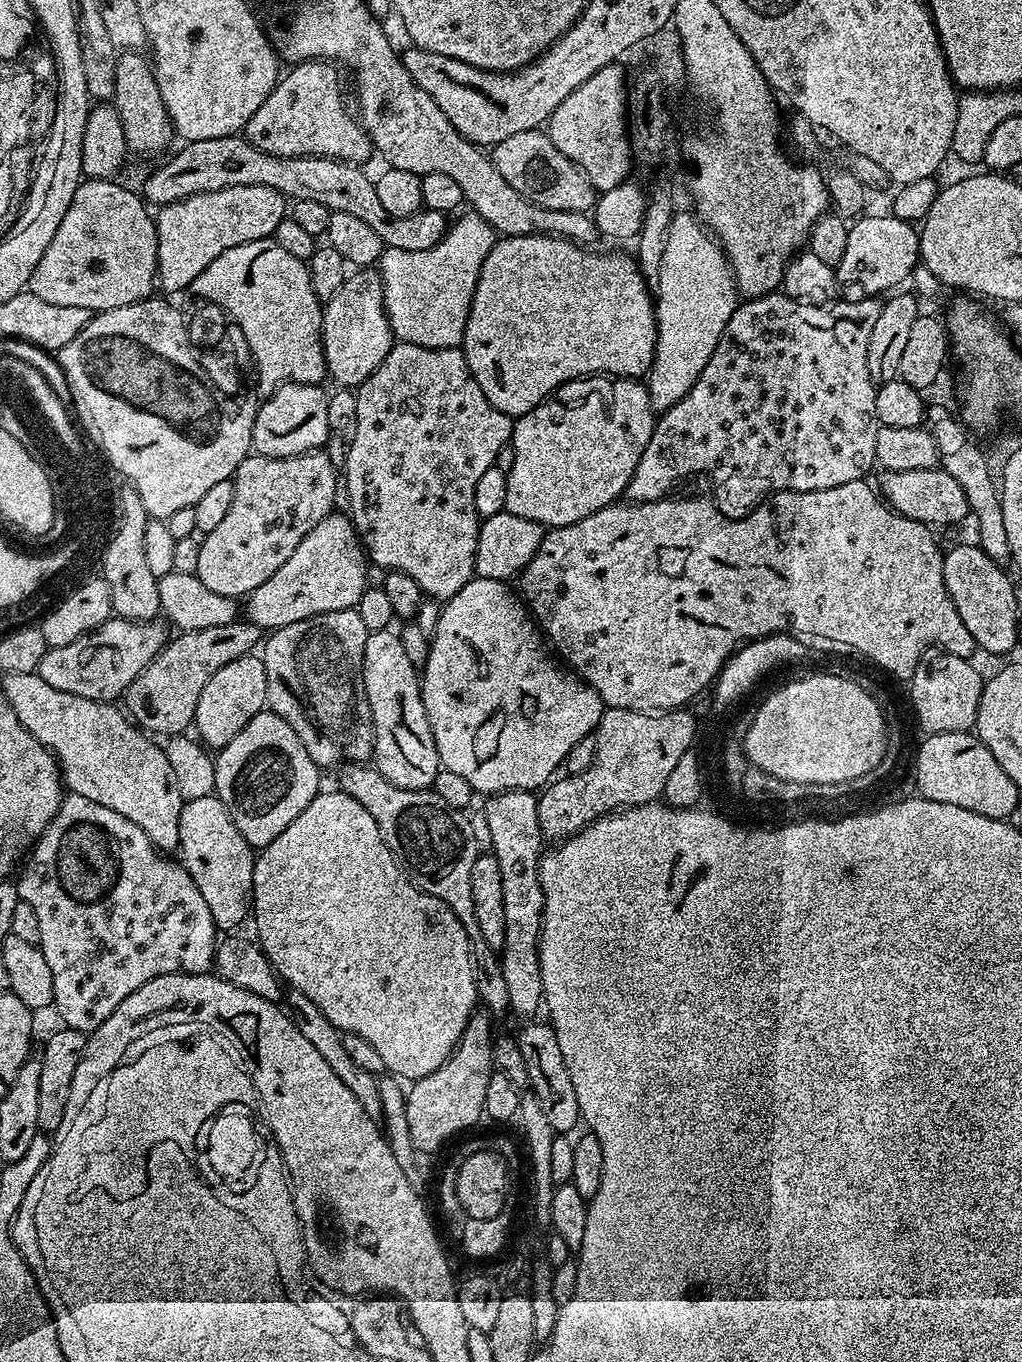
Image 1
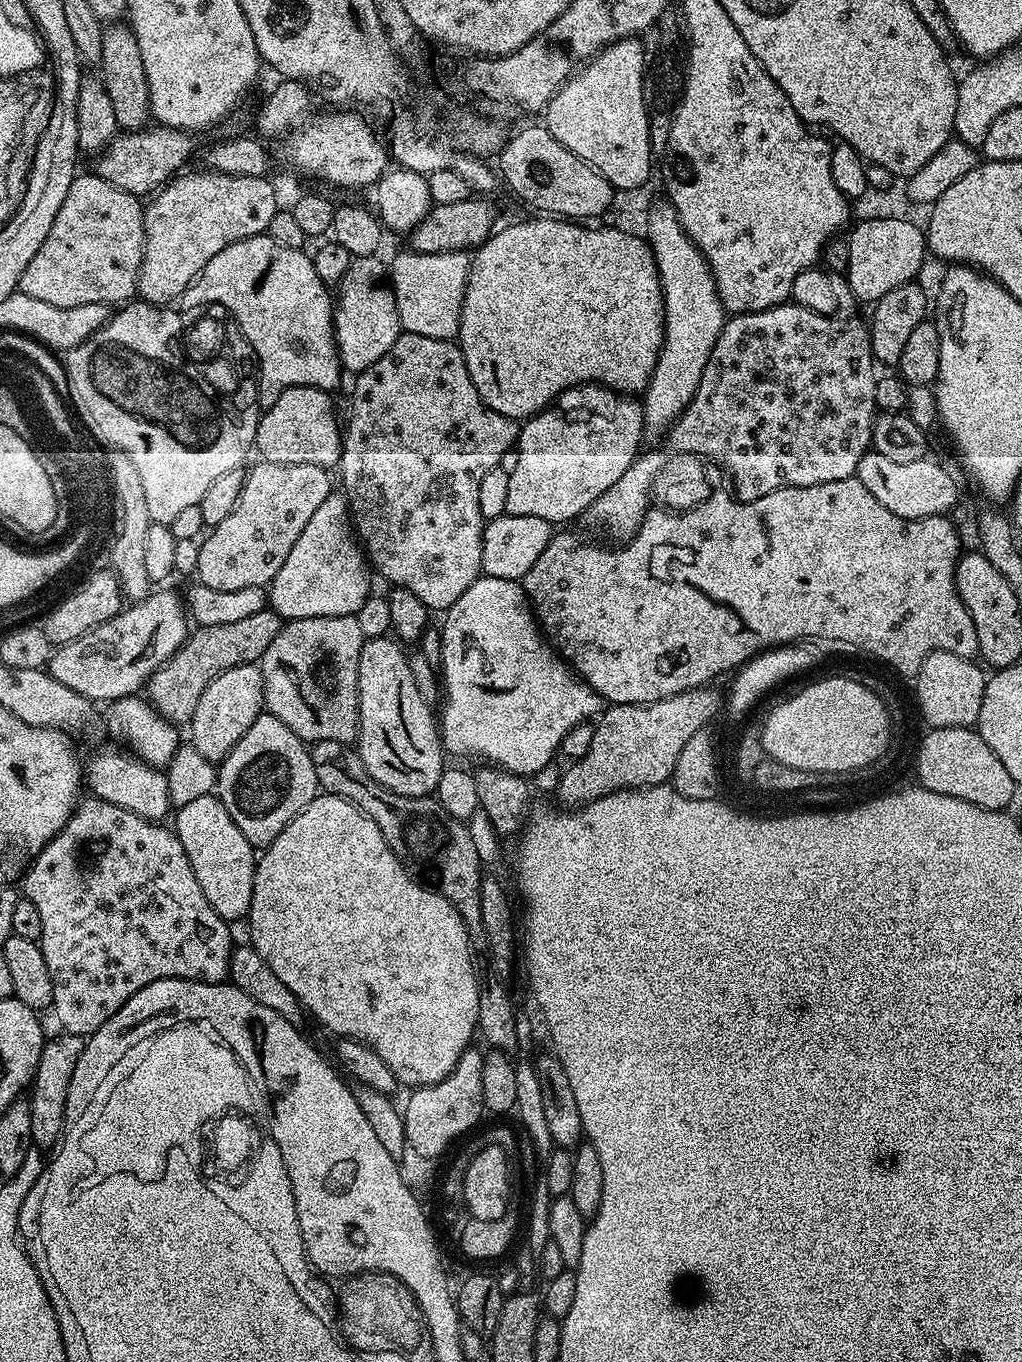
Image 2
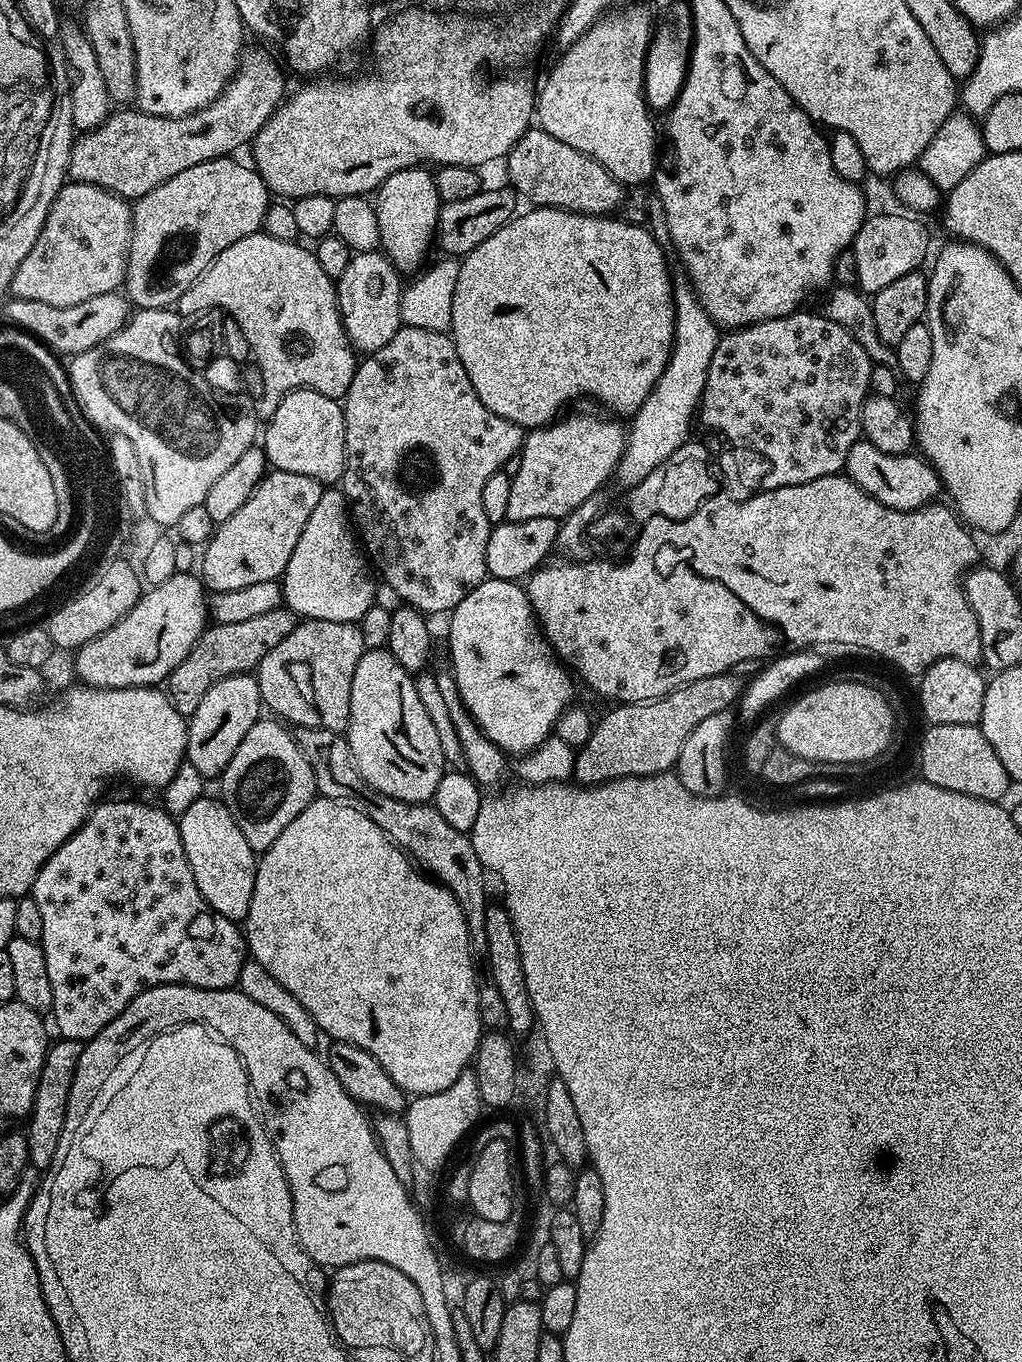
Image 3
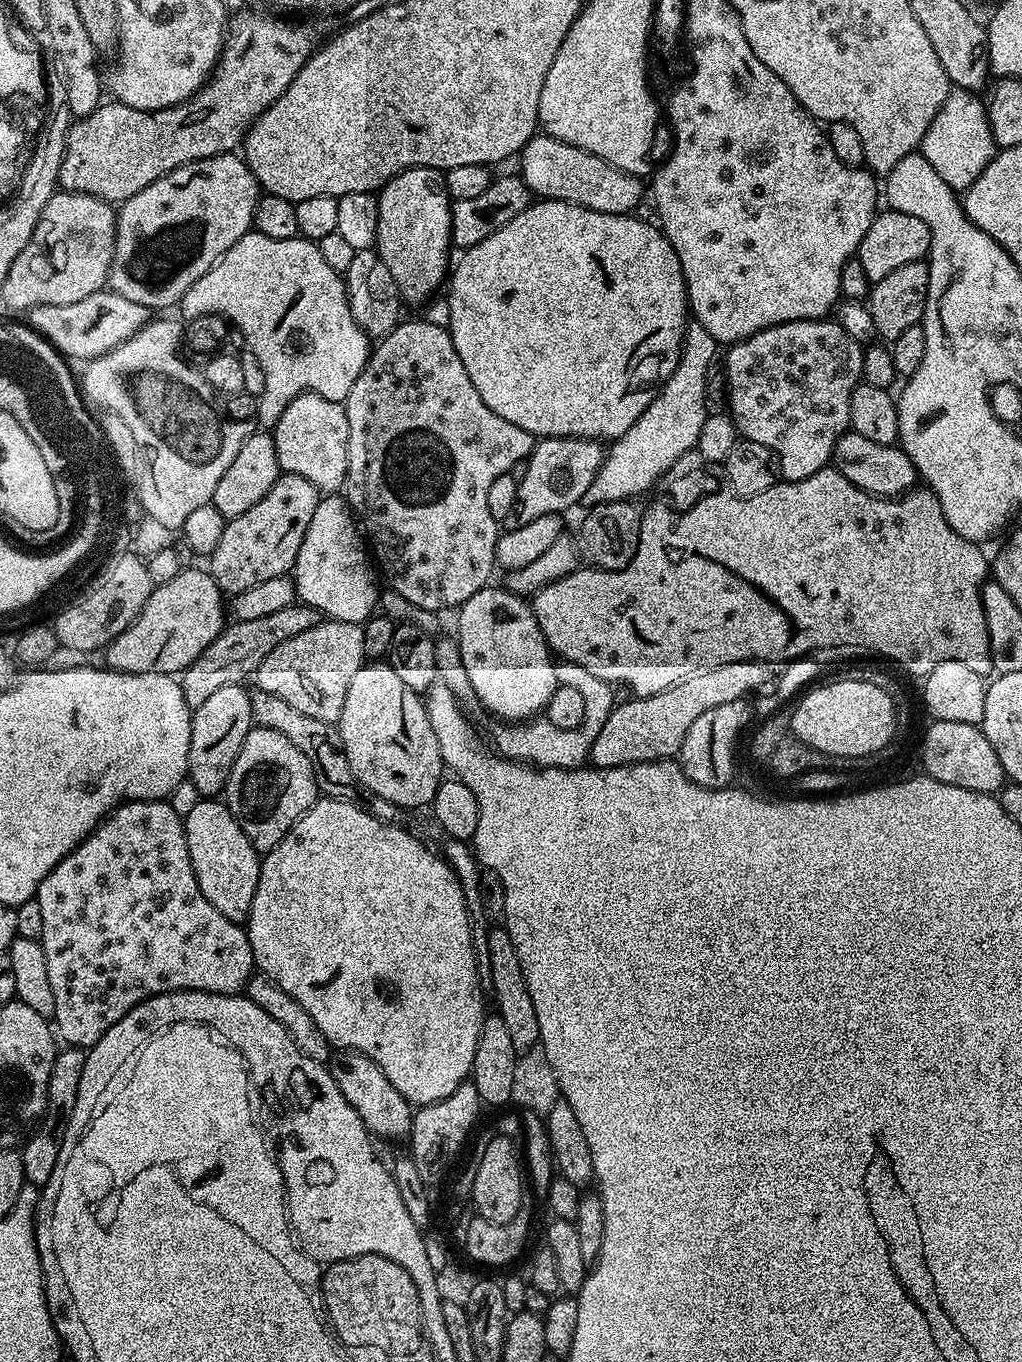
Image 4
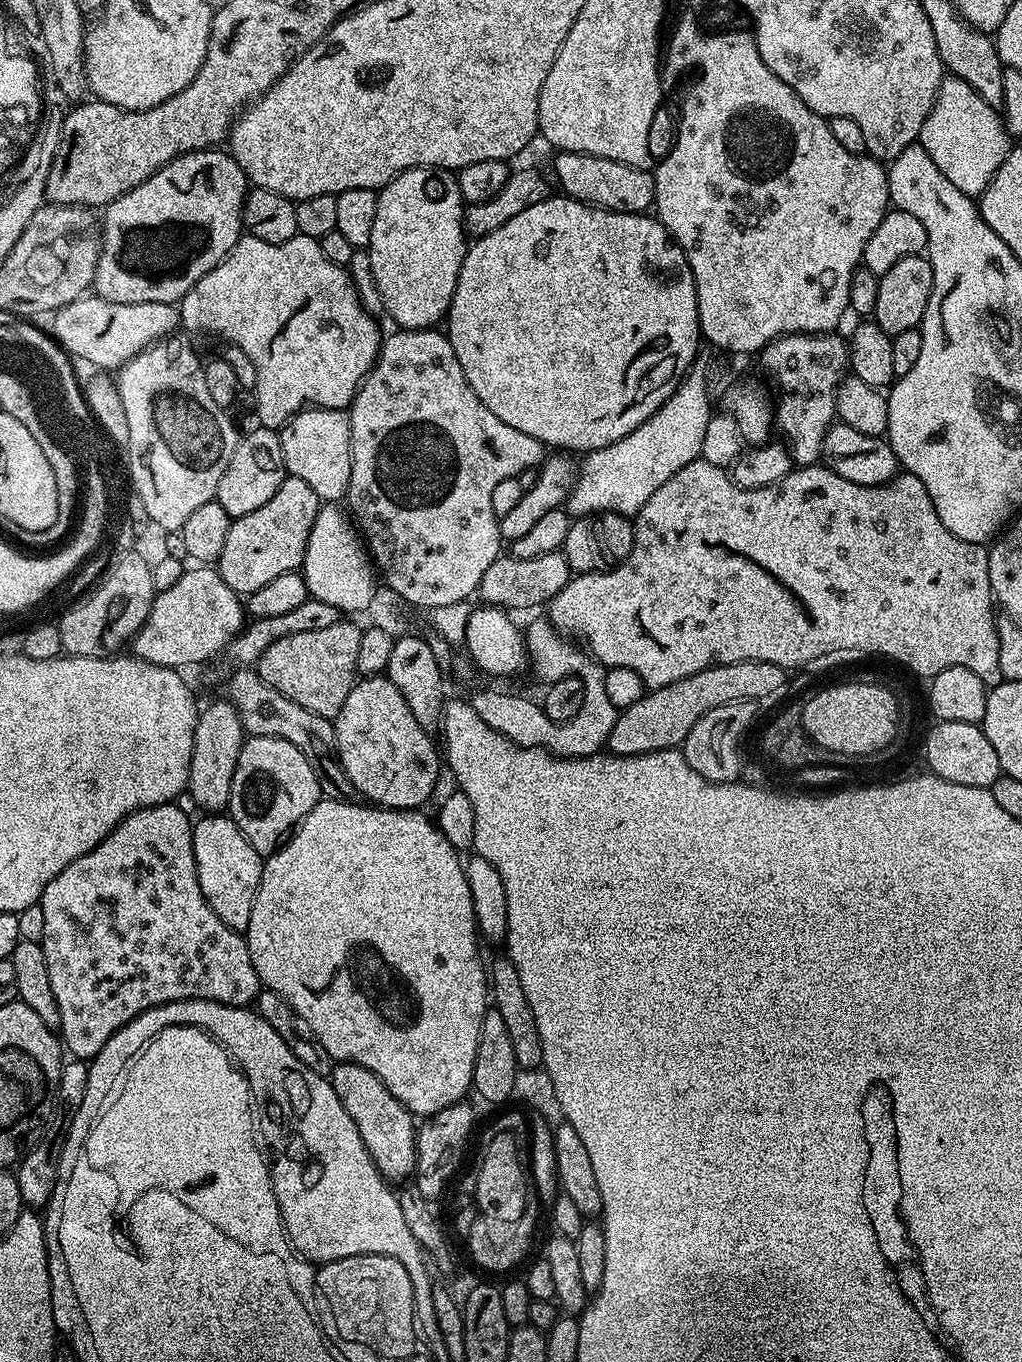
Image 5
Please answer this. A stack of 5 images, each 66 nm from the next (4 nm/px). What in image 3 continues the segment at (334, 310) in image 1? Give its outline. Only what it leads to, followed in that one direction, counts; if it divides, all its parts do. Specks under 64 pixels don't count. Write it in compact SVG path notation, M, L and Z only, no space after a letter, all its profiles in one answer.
M378 250L355 252L340 277L337 277L337 300L343 326L347 332L348 340L353 347L361 353L377 352L384 345L388 345L394 334L403 327L401 318L401 294L403 292L402 276L392 261Z

